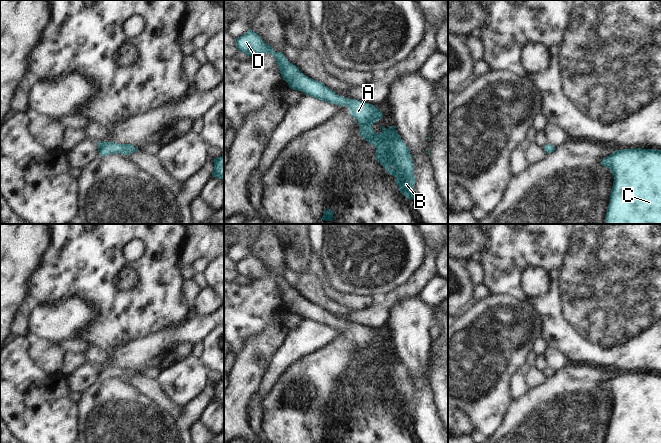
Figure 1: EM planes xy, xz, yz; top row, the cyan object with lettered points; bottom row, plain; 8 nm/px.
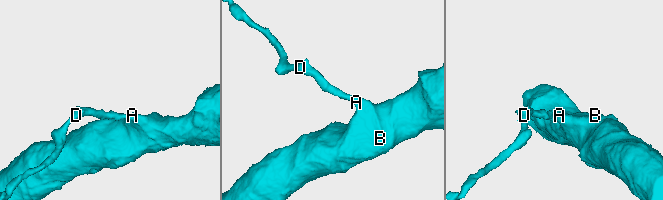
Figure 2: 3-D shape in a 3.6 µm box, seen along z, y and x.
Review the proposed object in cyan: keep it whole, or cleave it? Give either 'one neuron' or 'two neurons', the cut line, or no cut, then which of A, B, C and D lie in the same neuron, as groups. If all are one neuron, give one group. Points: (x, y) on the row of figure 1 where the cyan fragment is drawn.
one neuron; no cut; A B C D

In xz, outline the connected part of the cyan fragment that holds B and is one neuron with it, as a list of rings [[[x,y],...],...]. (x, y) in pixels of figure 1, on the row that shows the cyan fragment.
[[[249,29],[244,35],[235,39],[235,42],[238,50],[248,56],[253,56],[259,53],[272,54],[276,60],[280,74],[282,78],[288,83],[289,88],[301,91],[305,95],[310,95],[316,99],[320,99],[328,103],[339,106],[347,106],[351,116],[354,117],[359,124],[359,136],[362,136],[369,144],[375,146],[376,159],[385,168],[386,172],[395,177],[395,182],[400,192],[406,198],[411,200],[414,199],[413,189],[416,180],[414,176],[414,164],[409,148],[405,145],[400,135],[396,132],[394,125],[390,126],[389,129],[386,129],[384,126],[382,126],[382,132],[380,134],[376,133],[372,128],[373,124],[383,117],[382,111],[379,111],[375,105],[339,96],[323,83],[307,77],[299,70],[297,66],[290,63],[282,52],[275,52],[271,46],[266,44],[261,39],[261,37],[251,29]]]

